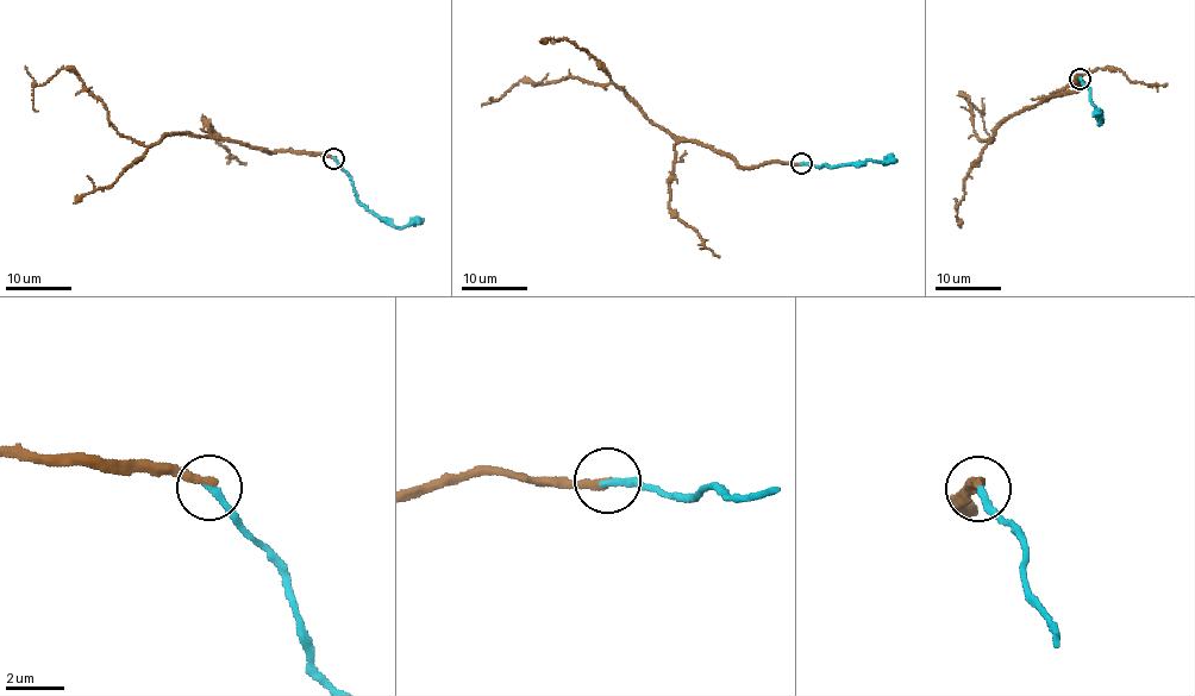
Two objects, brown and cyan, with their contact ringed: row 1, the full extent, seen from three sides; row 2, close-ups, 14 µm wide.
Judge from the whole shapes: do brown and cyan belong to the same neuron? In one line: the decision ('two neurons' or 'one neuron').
two neurons

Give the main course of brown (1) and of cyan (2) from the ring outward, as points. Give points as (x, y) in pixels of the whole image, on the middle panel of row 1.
1: (801, 163), (738, 167), (656, 126), (623, 89), (577, 76), (520, 81), (492, 99), (498, 100)
2: (801, 163), (819, 168), (896, 160)

